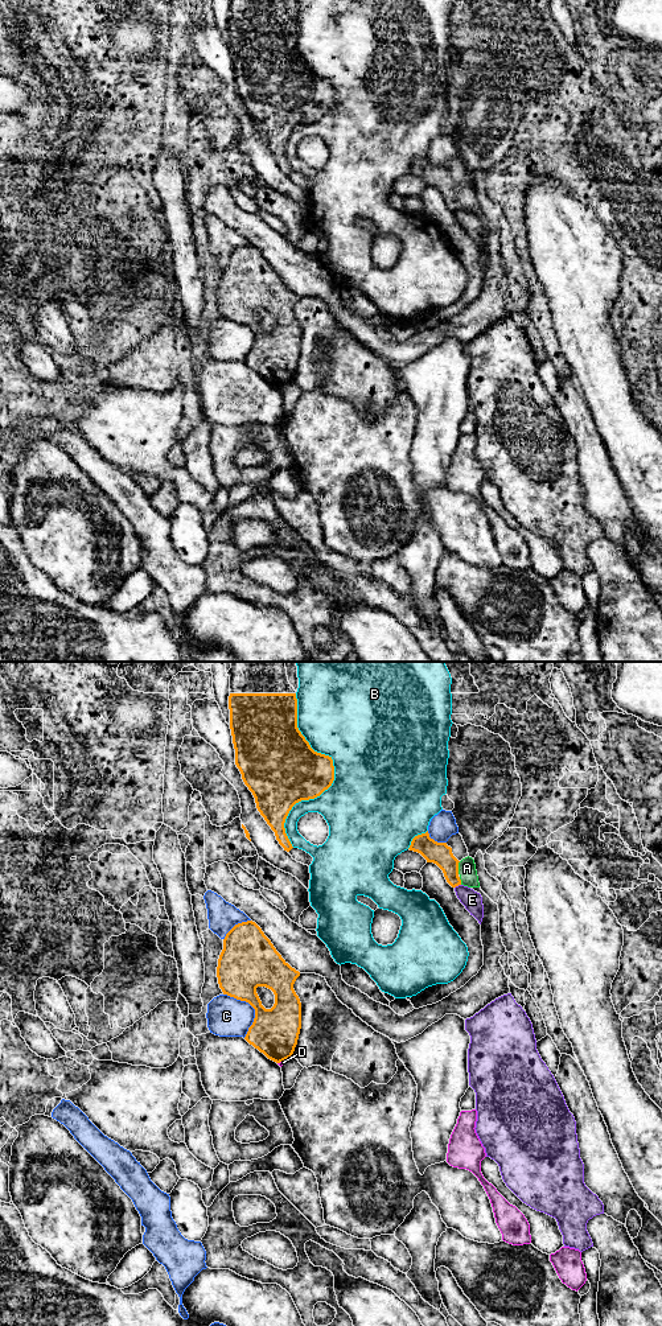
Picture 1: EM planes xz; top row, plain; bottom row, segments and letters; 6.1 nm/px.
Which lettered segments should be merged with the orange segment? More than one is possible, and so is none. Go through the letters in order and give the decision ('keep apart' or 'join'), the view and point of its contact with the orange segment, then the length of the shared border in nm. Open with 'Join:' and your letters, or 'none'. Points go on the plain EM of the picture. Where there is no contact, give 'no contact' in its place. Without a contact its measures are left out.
Join: A
A: join; contact xz (457, 192); length 80 nm
B: keep apart; contact xz (333, 98); length 950 nm
C: keep apart; contact xz (253, 330); length 300 nm
D: keep apart; contact xz (283, 383); length 80 nm
E: keep apart; contact xz (457, 209); length 50 nm

